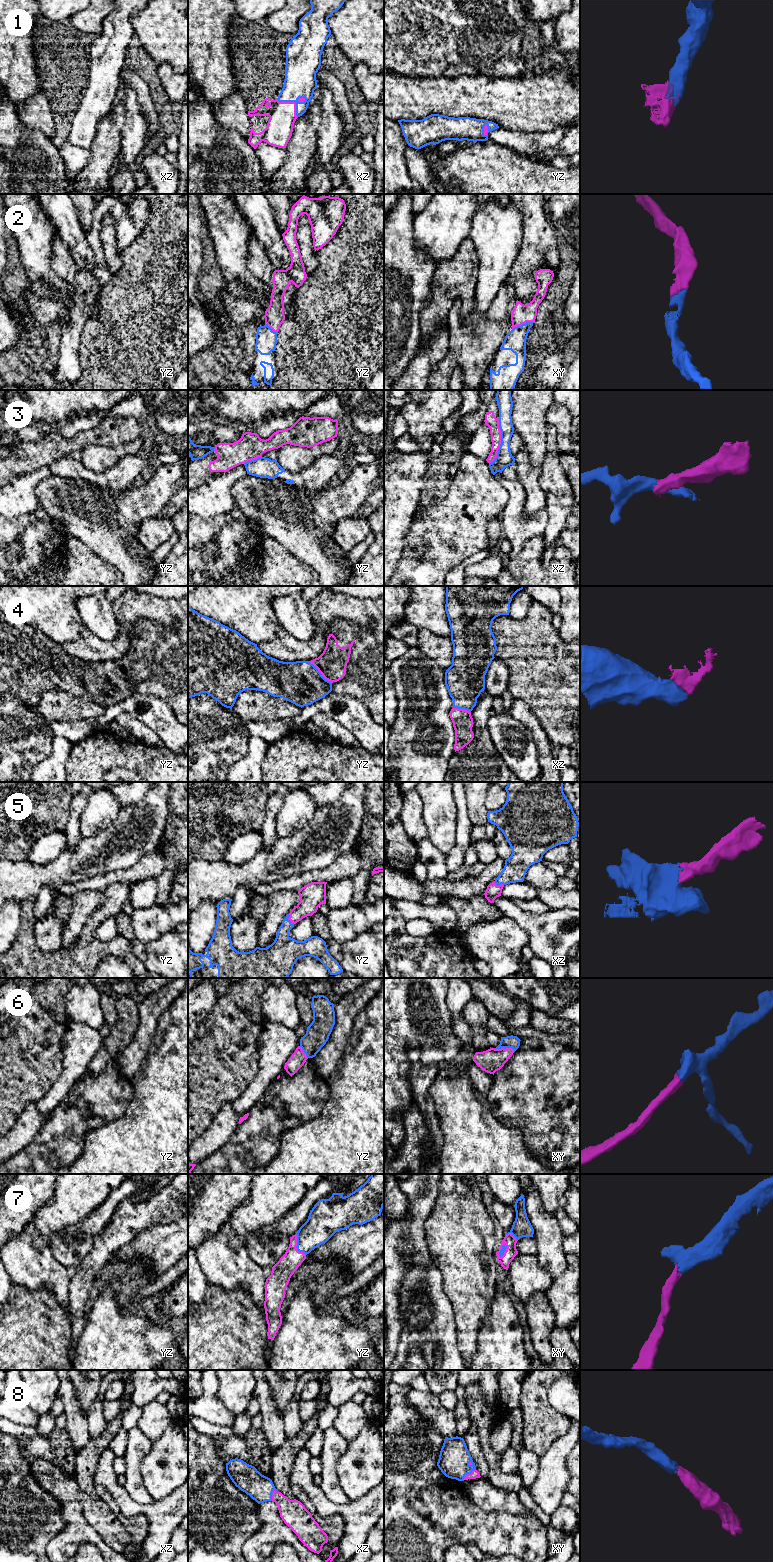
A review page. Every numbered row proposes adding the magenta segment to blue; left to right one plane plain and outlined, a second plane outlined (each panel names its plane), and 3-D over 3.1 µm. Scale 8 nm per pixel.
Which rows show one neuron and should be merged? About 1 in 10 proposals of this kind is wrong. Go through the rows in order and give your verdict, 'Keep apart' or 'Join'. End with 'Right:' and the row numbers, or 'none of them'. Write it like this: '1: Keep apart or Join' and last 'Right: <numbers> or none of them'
1: Join
2: Join
3: Keep apart
4: Join
5: Join
6: Join
7: Join
8: Join
Right: 1, 2, 4, 5, 6, 7, 8

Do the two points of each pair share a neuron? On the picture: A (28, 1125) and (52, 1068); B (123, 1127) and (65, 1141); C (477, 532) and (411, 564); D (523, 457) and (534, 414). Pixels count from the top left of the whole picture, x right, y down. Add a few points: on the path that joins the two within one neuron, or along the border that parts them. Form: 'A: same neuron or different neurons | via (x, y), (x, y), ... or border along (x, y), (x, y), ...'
A: different neurons | border along (37, 1101), (30, 1102), (17, 1115)
B: different neurons | border along (105, 1124), (86, 1133), (83, 1149), (76, 1158)
C: same neuron | via (461, 547), (427, 564)
D: different neurons | border along (523, 445), (528, 453), (529, 461), (539, 467)

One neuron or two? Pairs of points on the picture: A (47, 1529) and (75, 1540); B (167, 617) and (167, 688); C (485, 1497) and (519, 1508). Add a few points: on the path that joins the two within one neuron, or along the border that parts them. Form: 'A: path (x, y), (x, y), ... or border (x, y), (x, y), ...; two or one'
A: border (61, 1510), (65, 1526), (48, 1543), (45, 1551); two
B: path (170, 635), (170, 670); one
C: path (493, 1499), (506, 1500), (511, 1504); one

